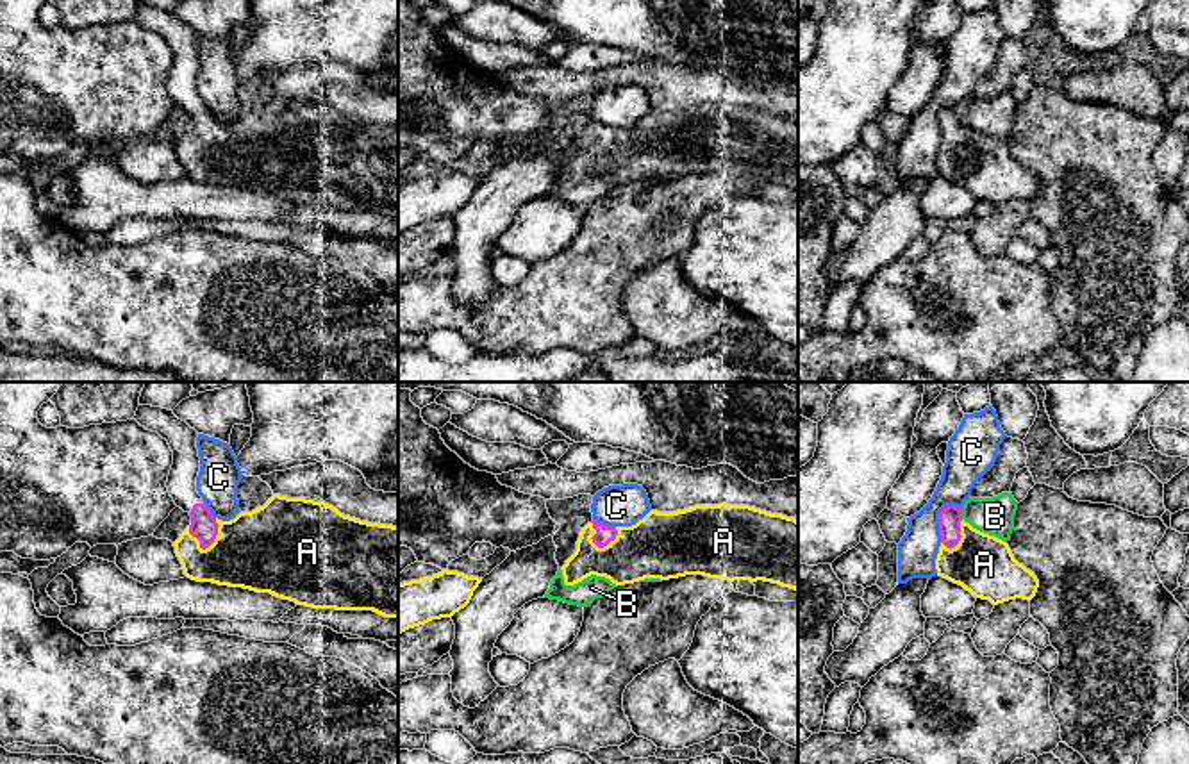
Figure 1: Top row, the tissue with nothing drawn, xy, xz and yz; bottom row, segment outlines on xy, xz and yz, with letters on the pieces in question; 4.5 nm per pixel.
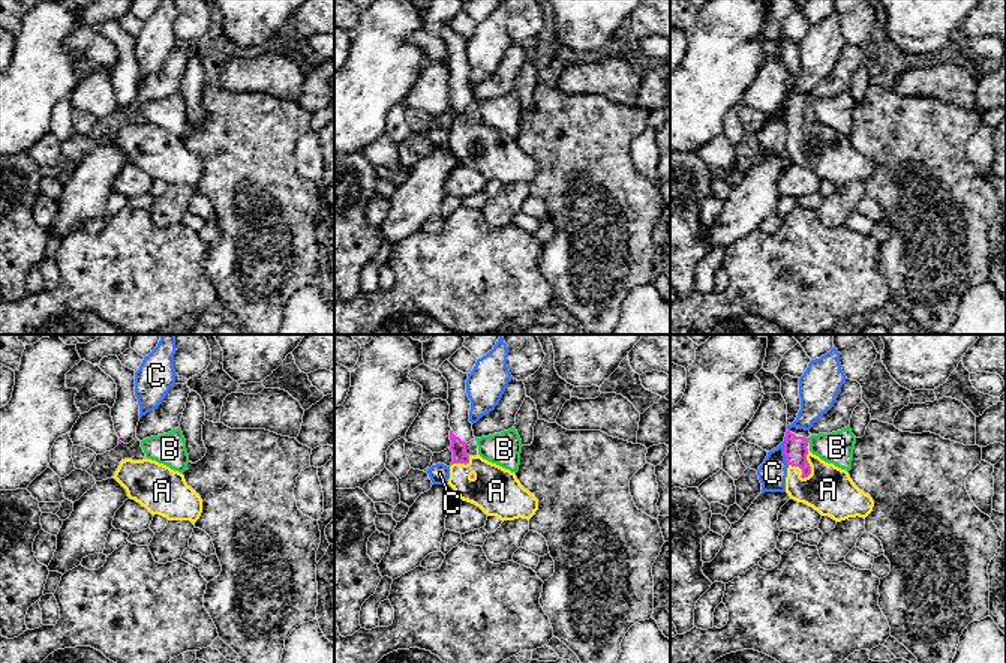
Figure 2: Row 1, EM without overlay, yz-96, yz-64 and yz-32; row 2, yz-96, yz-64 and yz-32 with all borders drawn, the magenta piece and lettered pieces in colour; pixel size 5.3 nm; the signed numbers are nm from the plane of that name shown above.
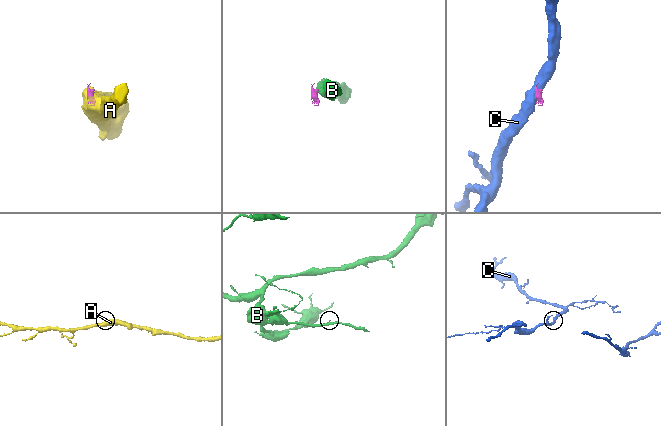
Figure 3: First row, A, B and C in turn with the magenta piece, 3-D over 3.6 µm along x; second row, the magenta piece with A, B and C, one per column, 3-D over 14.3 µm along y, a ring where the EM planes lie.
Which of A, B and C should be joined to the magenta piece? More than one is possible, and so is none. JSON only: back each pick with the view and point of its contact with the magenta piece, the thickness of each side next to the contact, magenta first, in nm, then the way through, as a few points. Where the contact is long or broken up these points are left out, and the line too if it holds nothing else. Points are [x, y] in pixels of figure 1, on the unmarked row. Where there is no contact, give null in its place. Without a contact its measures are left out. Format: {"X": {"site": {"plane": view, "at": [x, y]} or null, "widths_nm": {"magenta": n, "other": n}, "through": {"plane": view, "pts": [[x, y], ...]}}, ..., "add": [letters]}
{"A": {"site": {"plane": "xy", "at": [216, 134]}, "widths_nm": {"magenta": 120, "other": 380}, "through": {"plane": "xy", "pts": [[204, 127], [216, 134], [232, 150], [268, 150]]}}, "add": ["A"]}

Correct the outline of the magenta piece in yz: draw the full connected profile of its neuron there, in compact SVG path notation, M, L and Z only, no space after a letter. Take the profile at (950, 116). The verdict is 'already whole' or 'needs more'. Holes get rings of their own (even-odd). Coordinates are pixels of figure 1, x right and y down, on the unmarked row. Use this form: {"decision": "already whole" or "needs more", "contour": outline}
{"decision": "needs more", "contour": "M948 105L939 112L939 132L939 177L993 205L1016 198L1030 202L1035 196L1037 177L1014 159L1005 141L966 123L960 107Z"}

